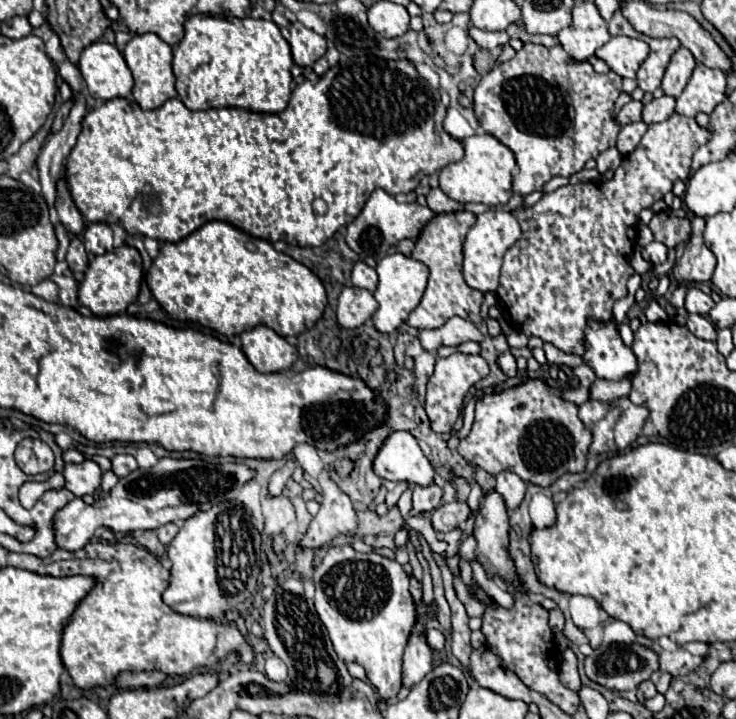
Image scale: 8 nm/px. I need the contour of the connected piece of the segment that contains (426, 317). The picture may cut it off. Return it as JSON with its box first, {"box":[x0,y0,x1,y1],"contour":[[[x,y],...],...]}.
{"box":[408,211,482,329],"contour":[[[456,211],[456,213],[440,213],[434,215],[434,219],[422,229],[416,247],[412,251],[412,257],[426,263],[430,269],[428,287],[426,287],[426,299],[420,301],[420,305],[410,313],[408,325],[414,329],[436,329],[442,327],[450,317],[458,315],[462,319],[472,321],[474,325],[482,323],[480,317],[480,305],[482,295],[478,289],[472,289],[466,285],[462,277],[462,245],[468,229],[476,223],[476,215],[470,211]]]}

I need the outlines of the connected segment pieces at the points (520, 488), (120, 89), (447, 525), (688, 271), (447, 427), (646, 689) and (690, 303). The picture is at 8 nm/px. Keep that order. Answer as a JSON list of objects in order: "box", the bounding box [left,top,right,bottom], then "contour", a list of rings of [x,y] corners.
[{"box":[496,471,526,511],"contour":[[[512,471],[498,473],[496,479],[498,479],[498,483],[496,483],[496,491],[504,497],[508,511],[514,511],[514,509],[522,503],[522,499],[524,499],[526,483],[524,483],[516,473],[512,473]]]},{"box":[78,41,134,99],"contour":[[[104,41],[92,43],[82,51],[78,67],[94,99],[130,97],[134,79],[122,53],[114,45]]]},{"box":[430,499,470,533],"contour":[[[456,499],[456,501],[452,501],[452,503],[444,503],[444,505],[440,505],[438,509],[434,509],[430,521],[432,521],[432,527],[434,527],[436,531],[448,533],[448,531],[456,529],[458,523],[466,521],[468,513],[470,513],[468,505],[466,505],[464,501],[460,501],[460,499]]]},{"box":[672,217,716,283],"contour":[[[692,217],[692,229],[694,235],[690,243],[684,249],[684,255],[676,261],[672,273],[678,281],[694,281],[694,283],[708,283],[714,267],[716,267],[716,257],[714,253],[704,245],[702,241],[702,231],[704,231],[706,219],[704,217]]]},{"box":[426,353,490,433],"contour":[[[452,353],[450,357],[438,359],[434,373],[428,379],[426,385],[426,415],[430,419],[430,427],[436,433],[448,433],[452,431],[452,425],[460,417],[464,409],[464,397],[468,395],[468,389],[474,387],[480,379],[484,379],[490,373],[488,363],[480,355],[464,355],[464,353]]]},{"box":[638,681,658,703],"contour":[[[642,681],[640,685],[638,685],[638,701],[640,703],[644,703],[646,699],[650,699],[650,697],[654,697],[658,691],[656,691],[656,685],[652,683],[652,681]]]},{"box":[686,287,714,315],"contour":[[[692,287],[688,289],[688,295],[686,295],[686,309],[688,313],[698,313],[698,315],[708,315],[708,311],[712,309],[714,301],[708,293]]]}]

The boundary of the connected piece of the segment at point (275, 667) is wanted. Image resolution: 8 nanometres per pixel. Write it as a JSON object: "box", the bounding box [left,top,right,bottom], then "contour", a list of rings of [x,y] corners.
{"box":[266,657,288,683],"contour":[[[268,657],[268,659],[266,659],[266,675],[268,675],[272,681],[282,683],[282,681],[286,681],[286,677],[288,677],[288,669],[286,669],[284,661],[280,661],[278,657]]]}

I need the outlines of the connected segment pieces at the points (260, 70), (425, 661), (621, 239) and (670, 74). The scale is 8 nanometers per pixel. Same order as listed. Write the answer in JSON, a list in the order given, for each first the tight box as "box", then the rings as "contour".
[{"box":[172,15,294,113],"contour":[[[194,15],[186,21],[184,25],[186,33],[184,39],[174,47],[174,61],[172,61],[172,69],[176,75],[176,91],[180,95],[180,101],[192,109],[192,111],[204,111],[204,109],[212,109],[212,107],[240,107],[240,109],[248,109],[248,111],[256,111],[256,113],[280,113],[286,109],[288,101],[290,101],[290,93],[292,93],[292,75],[290,69],[294,65],[292,61],[292,53],[290,53],[290,45],[288,41],[282,37],[278,25],[274,21],[266,21],[266,19],[238,19],[238,17],[210,17],[210,15]]]},{"box":[402,623,432,687],"contour":[[[416,623],[406,651],[404,651],[404,665],[402,665],[402,687],[414,687],[422,681],[422,677],[432,669],[432,649],[428,647],[426,639],[422,637],[424,627]]]},{"box":[496,113,708,353],"contour":[[[674,113],[664,123],[648,125],[640,145],[626,155],[624,163],[614,171],[610,181],[564,185],[554,193],[542,195],[534,207],[516,209],[514,215],[522,227],[522,237],[504,255],[500,287],[496,291],[512,327],[526,333],[526,337],[542,337],[546,343],[552,343],[564,353],[584,353],[580,337],[584,337],[588,317],[592,317],[592,321],[612,321],[612,305],[628,295],[626,283],[634,275],[630,257],[634,253],[638,213],[644,207],[652,207],[654,201],[672,191],[674,181],[688,181],[692,155],[700,145],[704,145],[704,141],[708,141],[708,129],[700,127],[692,117]]]},{"box":[662,47,696,97],"contour":[[[680,47],[672,55],[670,65],[668,65],[666,73],[664,73],[664,79],[662,79],[664,93],[672,95],[672,97],[678,97],[684,91],[694,67],[696,67],[696,59],[692,57],[692,53],[686,47]]]}]

